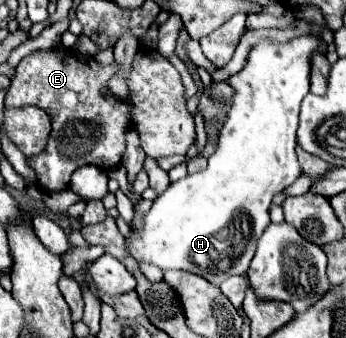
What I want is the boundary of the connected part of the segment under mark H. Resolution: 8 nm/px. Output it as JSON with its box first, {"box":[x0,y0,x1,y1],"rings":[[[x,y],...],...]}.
{"box":[126,35,320,285],"rings":[[[308,35],[296,37],[284,45],[262,41],[250,51],[246,67],[230,77],[230,85],[234,87],[236,95],[228,111],[228,119],[220,131],[218,149],[208,159],[206,171],[170,183],[170,187],[156,197],[150,211],[144,215],[142,227],[132,229],[132,233],[126,237],[128,253],[138,263],[152,263],[162,271],[190,271],[204,277],[212,285],[220,285],[230,275],[246,273],[254,257],[256,243],[270,223],[268,207],[272,203],[272,197],[284,187],[292,185],[302,173],[294,151],[298,113],[300,103],[310,89],[310,59],[318,51],[318,47],[320,39]]]}

